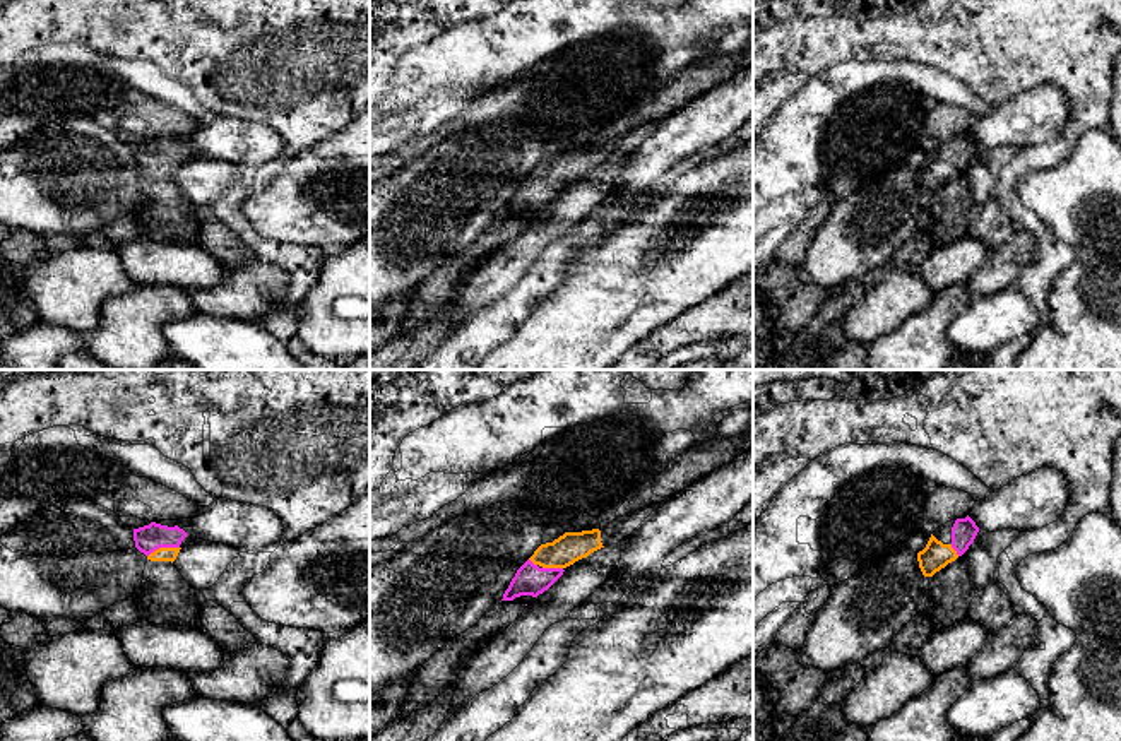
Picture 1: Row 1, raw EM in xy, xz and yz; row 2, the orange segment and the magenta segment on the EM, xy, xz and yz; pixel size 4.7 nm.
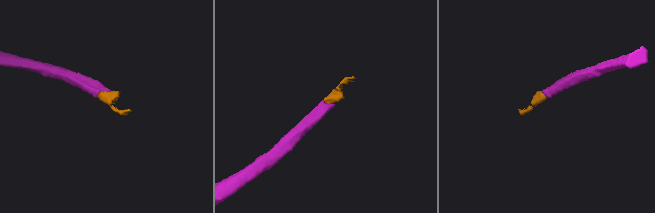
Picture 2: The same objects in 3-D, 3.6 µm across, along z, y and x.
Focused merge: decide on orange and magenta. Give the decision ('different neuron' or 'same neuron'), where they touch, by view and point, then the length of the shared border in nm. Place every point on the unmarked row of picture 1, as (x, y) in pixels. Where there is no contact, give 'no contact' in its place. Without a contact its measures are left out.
same neuron; meets orange in xy at (163, 165); contact 160 nm long

